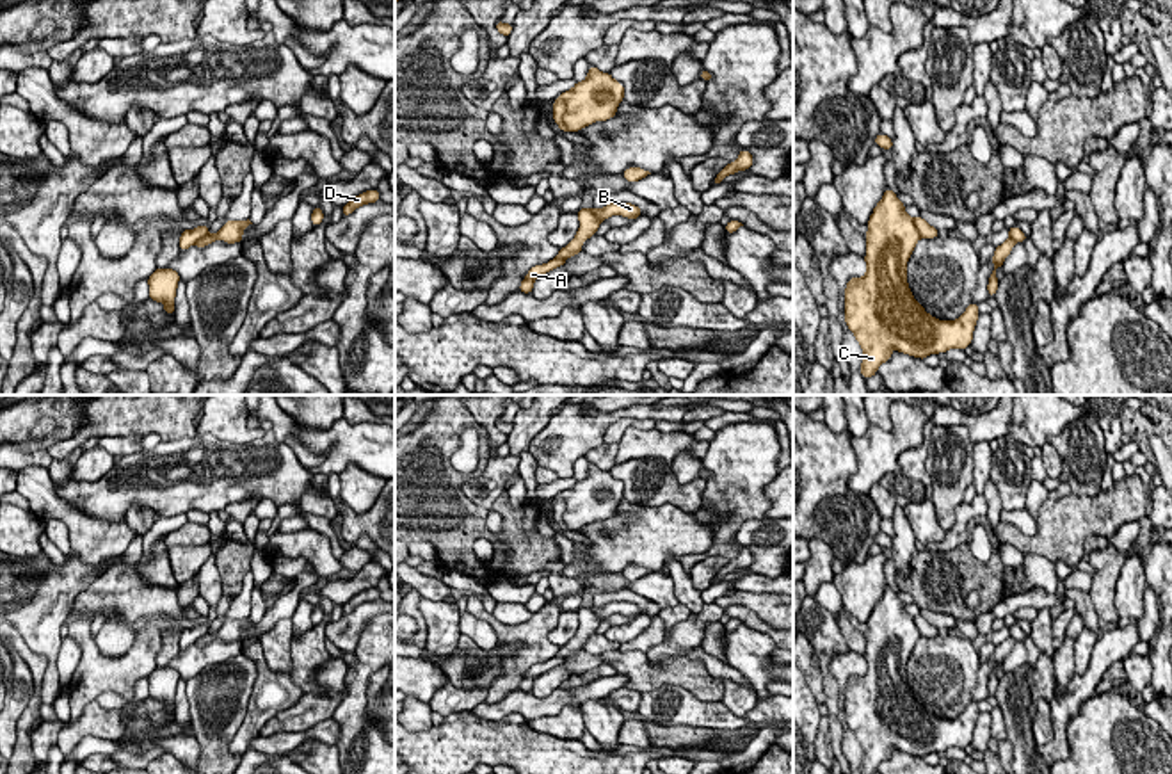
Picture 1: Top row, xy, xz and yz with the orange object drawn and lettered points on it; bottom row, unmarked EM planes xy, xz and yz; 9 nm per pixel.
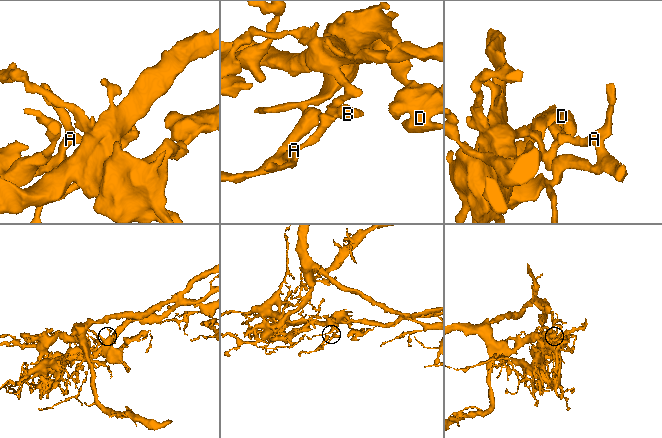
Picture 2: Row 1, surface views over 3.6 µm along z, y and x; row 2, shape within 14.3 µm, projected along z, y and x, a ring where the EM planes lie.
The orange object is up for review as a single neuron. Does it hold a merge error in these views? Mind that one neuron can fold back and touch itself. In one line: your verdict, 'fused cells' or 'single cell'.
fused cells

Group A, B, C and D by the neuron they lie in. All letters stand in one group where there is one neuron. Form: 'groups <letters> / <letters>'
groups A C D / B

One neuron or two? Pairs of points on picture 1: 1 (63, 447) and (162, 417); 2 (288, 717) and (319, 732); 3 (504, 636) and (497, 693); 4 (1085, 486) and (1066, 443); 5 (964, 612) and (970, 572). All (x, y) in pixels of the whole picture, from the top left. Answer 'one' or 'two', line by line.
1: one
2: two
3: one
4: one
5: one

